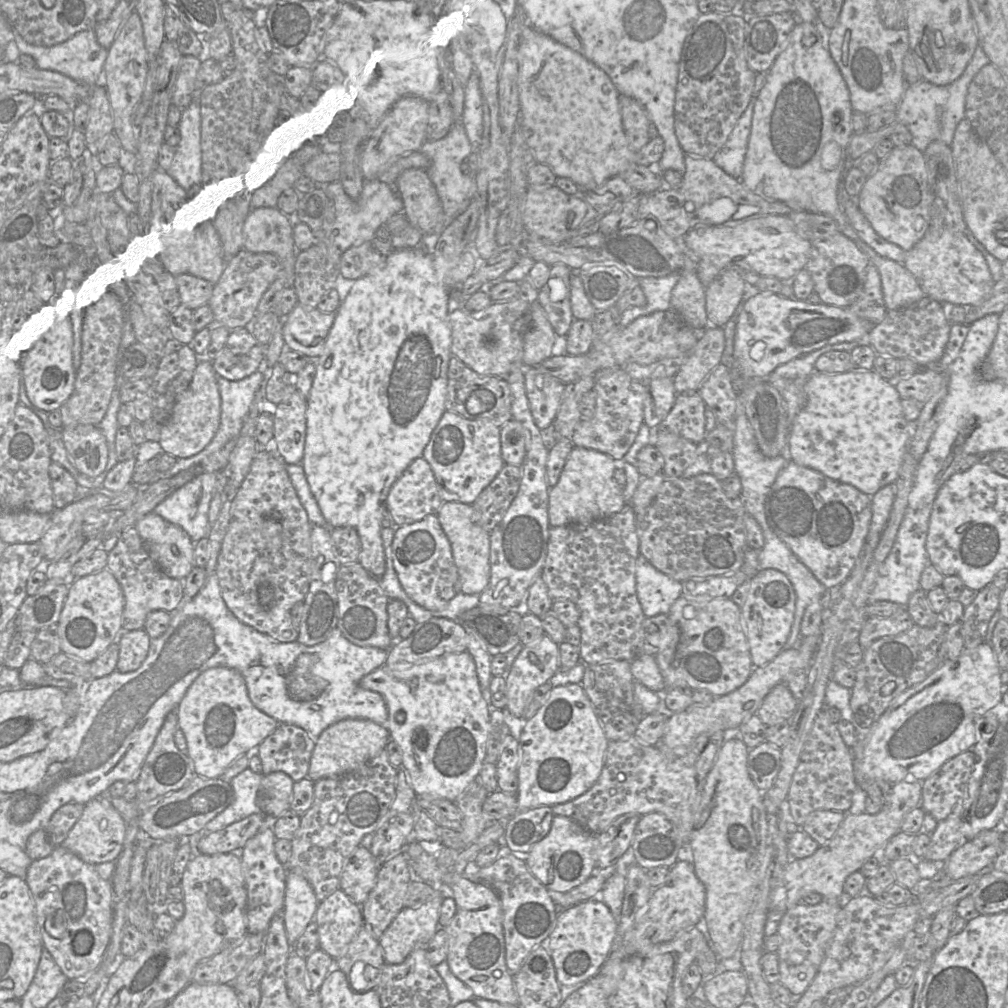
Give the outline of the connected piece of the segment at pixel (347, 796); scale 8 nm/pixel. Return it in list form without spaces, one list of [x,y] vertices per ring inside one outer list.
[[[384,748],[353,771],[314,782],[312,806],[301,816],[299,829],[291,840],[291,857],[284,866],[287,872],[296,872],[309,882],[319,902],[340,888],[345,860],[364,835],[374,833],[380,826],[395,799],[397,772]]]

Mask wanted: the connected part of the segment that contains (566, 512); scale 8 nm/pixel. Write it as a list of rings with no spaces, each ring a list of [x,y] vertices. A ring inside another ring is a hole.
[[[574,446],[557,484],[549,490],[548,518],[551,527],[590,523],[620,512],[627,504],[614,478],[616,461],[594,449]]]

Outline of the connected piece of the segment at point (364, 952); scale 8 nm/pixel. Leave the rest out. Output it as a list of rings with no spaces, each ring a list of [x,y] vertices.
[[[365,923],[350,943],[346,953],[342,957],[335,959],[335,961],[338,969],[346,975],[348,982],[352,966],[357,961],[362,961],[366,965],[377,968],[379,975],[385,964],[383,949],[379,938],[375,938],[368,931]]]

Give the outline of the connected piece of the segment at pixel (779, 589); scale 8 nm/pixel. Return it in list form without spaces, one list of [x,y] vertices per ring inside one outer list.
[[[776,569],[760,570],[751,580],[746,601],[741,607],[742,621],[747,638],[751,661],[754,667],[762,667],[771,662],[785,648],[794,621],[796,595],[785,574]]]

